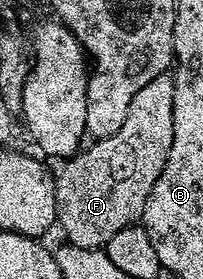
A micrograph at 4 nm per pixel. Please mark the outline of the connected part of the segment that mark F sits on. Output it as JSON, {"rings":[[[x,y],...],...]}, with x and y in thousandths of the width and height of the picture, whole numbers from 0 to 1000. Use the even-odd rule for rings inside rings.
{"rings":[[[803,276],[754,287],[714,305],[714,319],[695,319],[695,333],[675,333],[675,348],[655,348],[655,376],[635,376],[635,419],[616,419],[616,448],[596,448],[581,477],[557,477],[557,491],[532,498],[453,509],[448,530],[433,523],[404,548],[305,588],[310,616],[271,656],[271,756],[291,767],[291,799],[330,839],[325,867],[345,882],[424,900],[502,900],[586,835],[700,789],[714,735],[754,692],[754,663],[773,663],[793,620],[813,620],[813,591],[852,534],[862,305],[813,287]]]}

